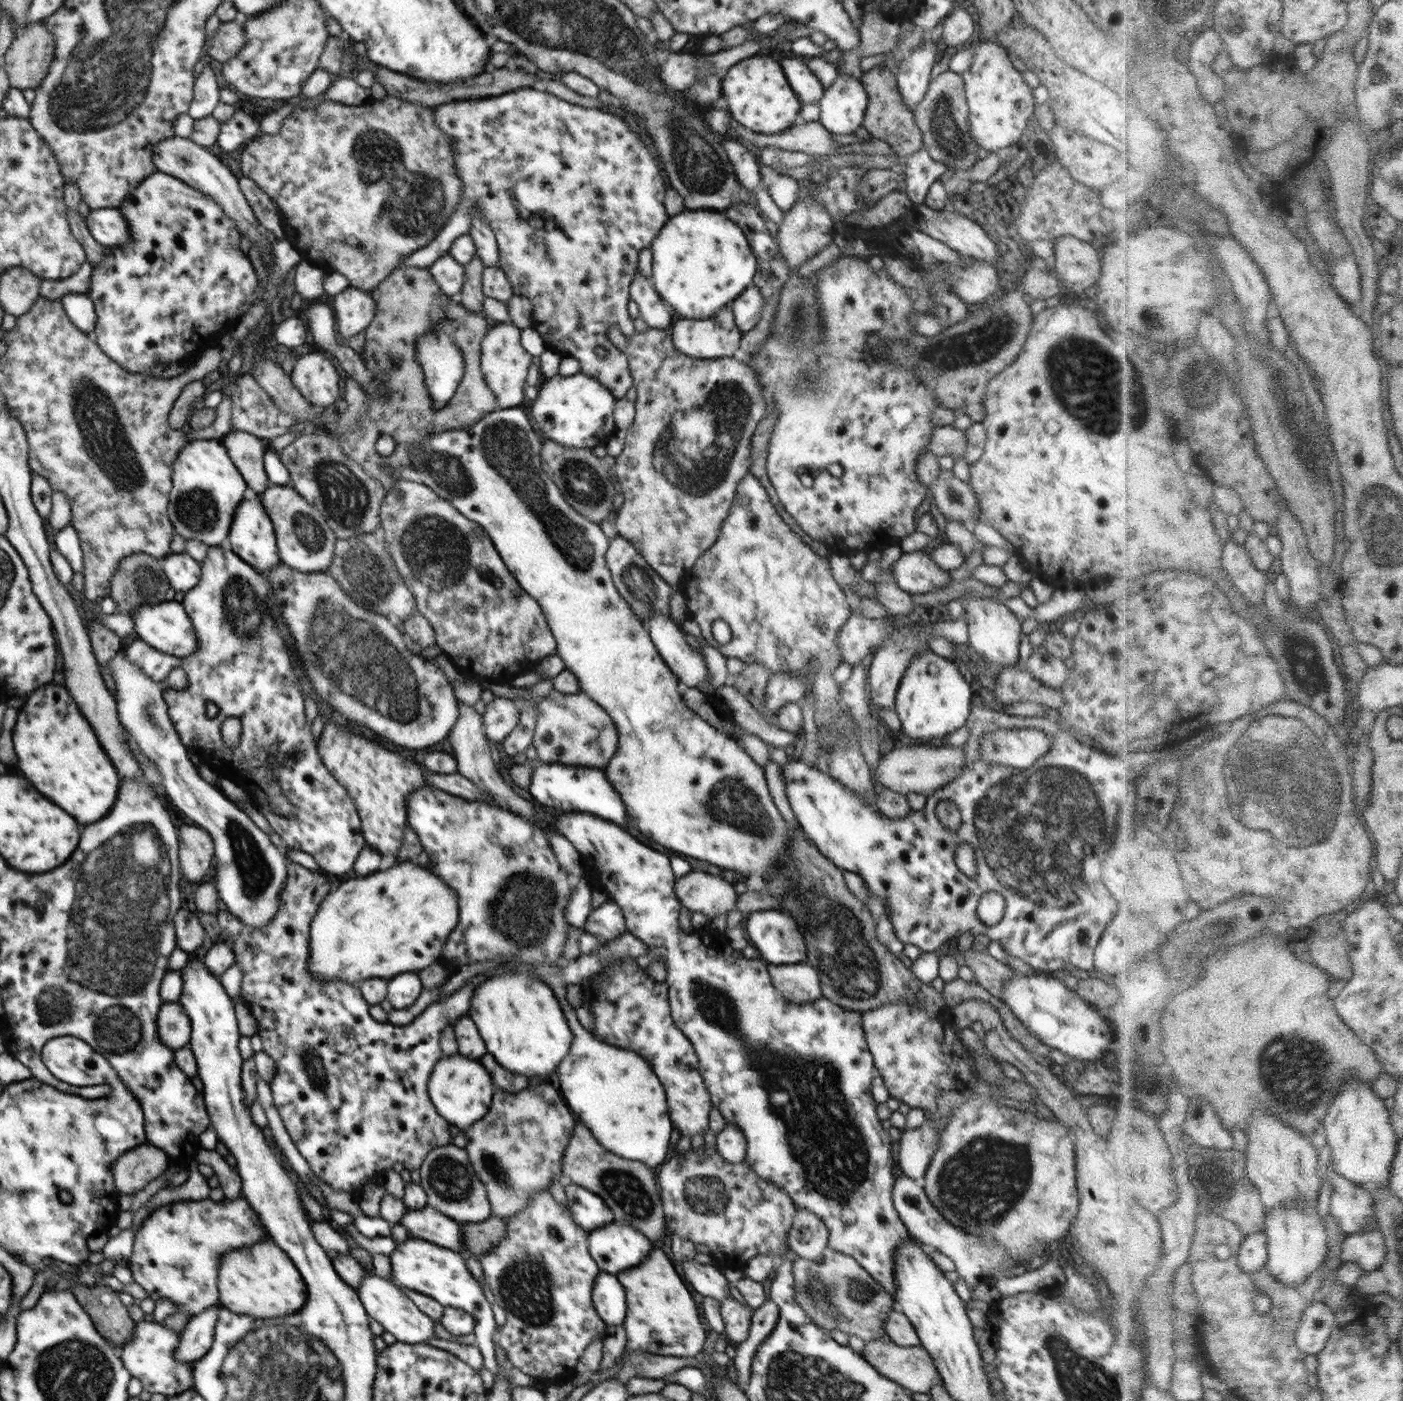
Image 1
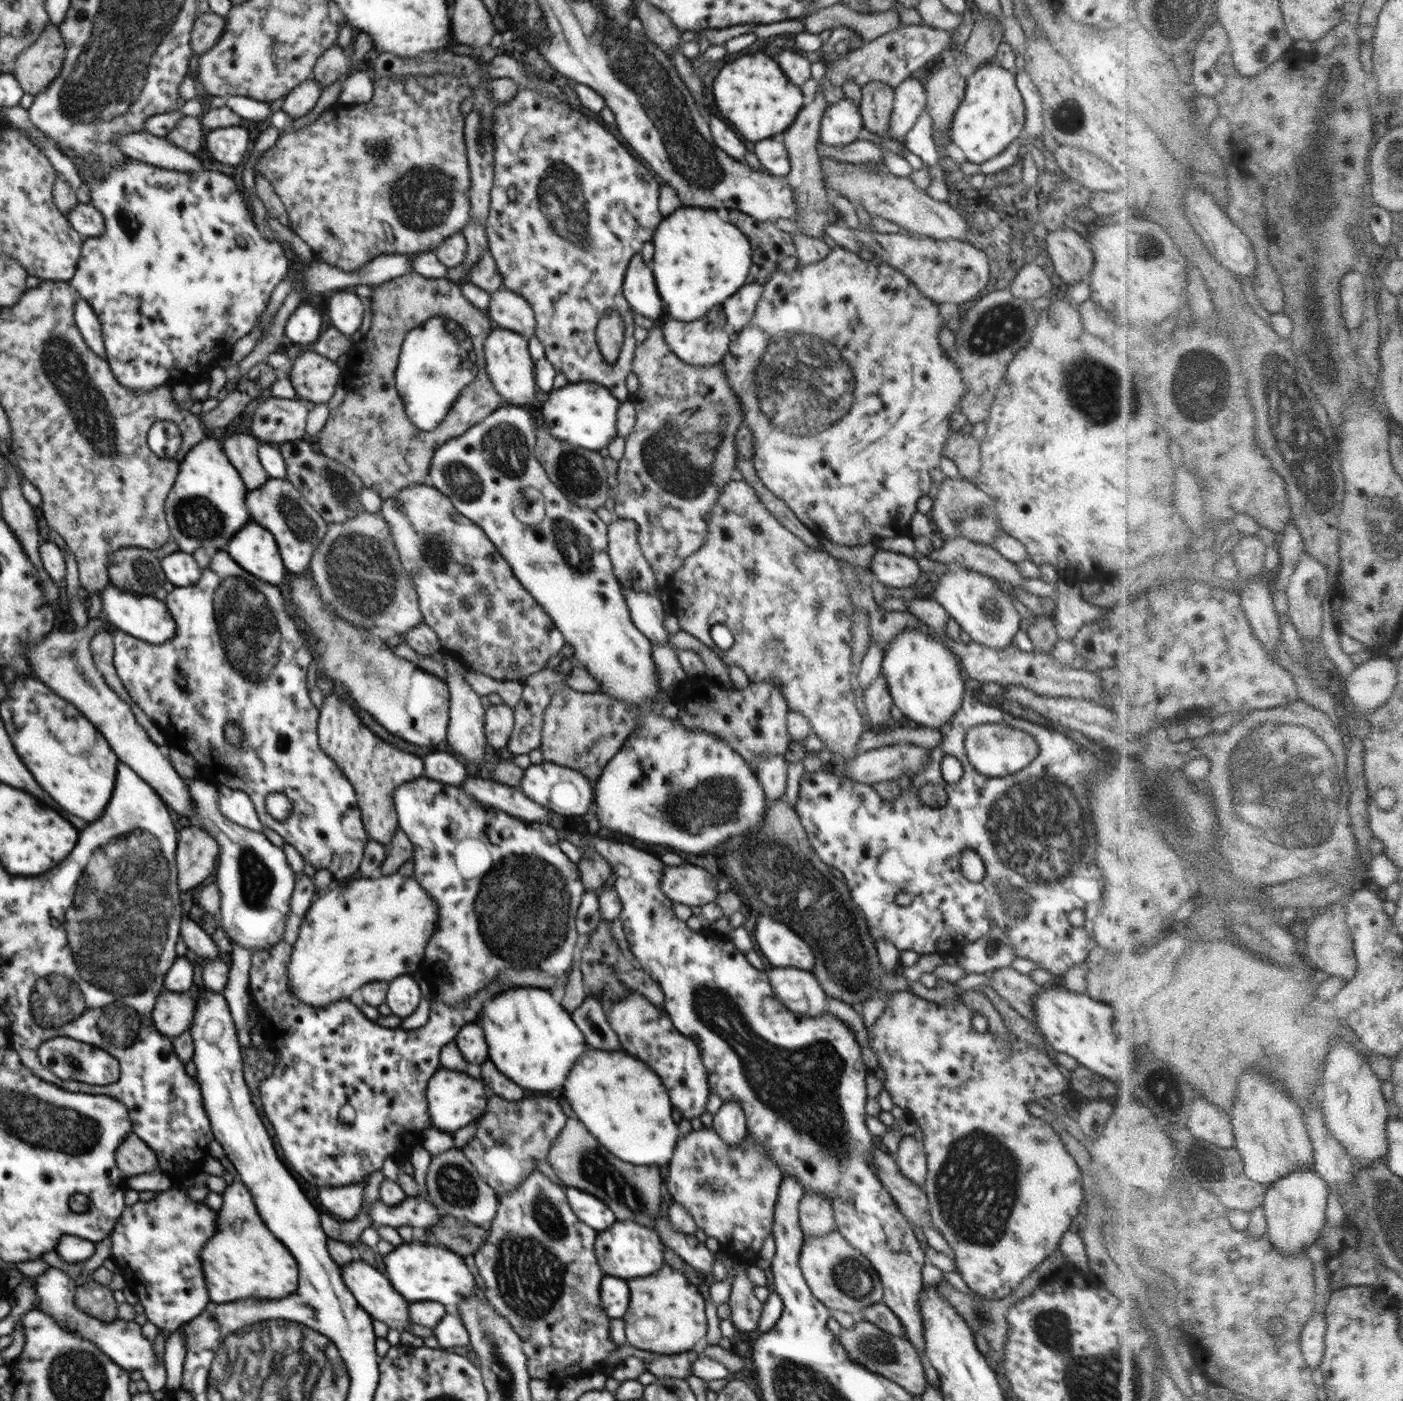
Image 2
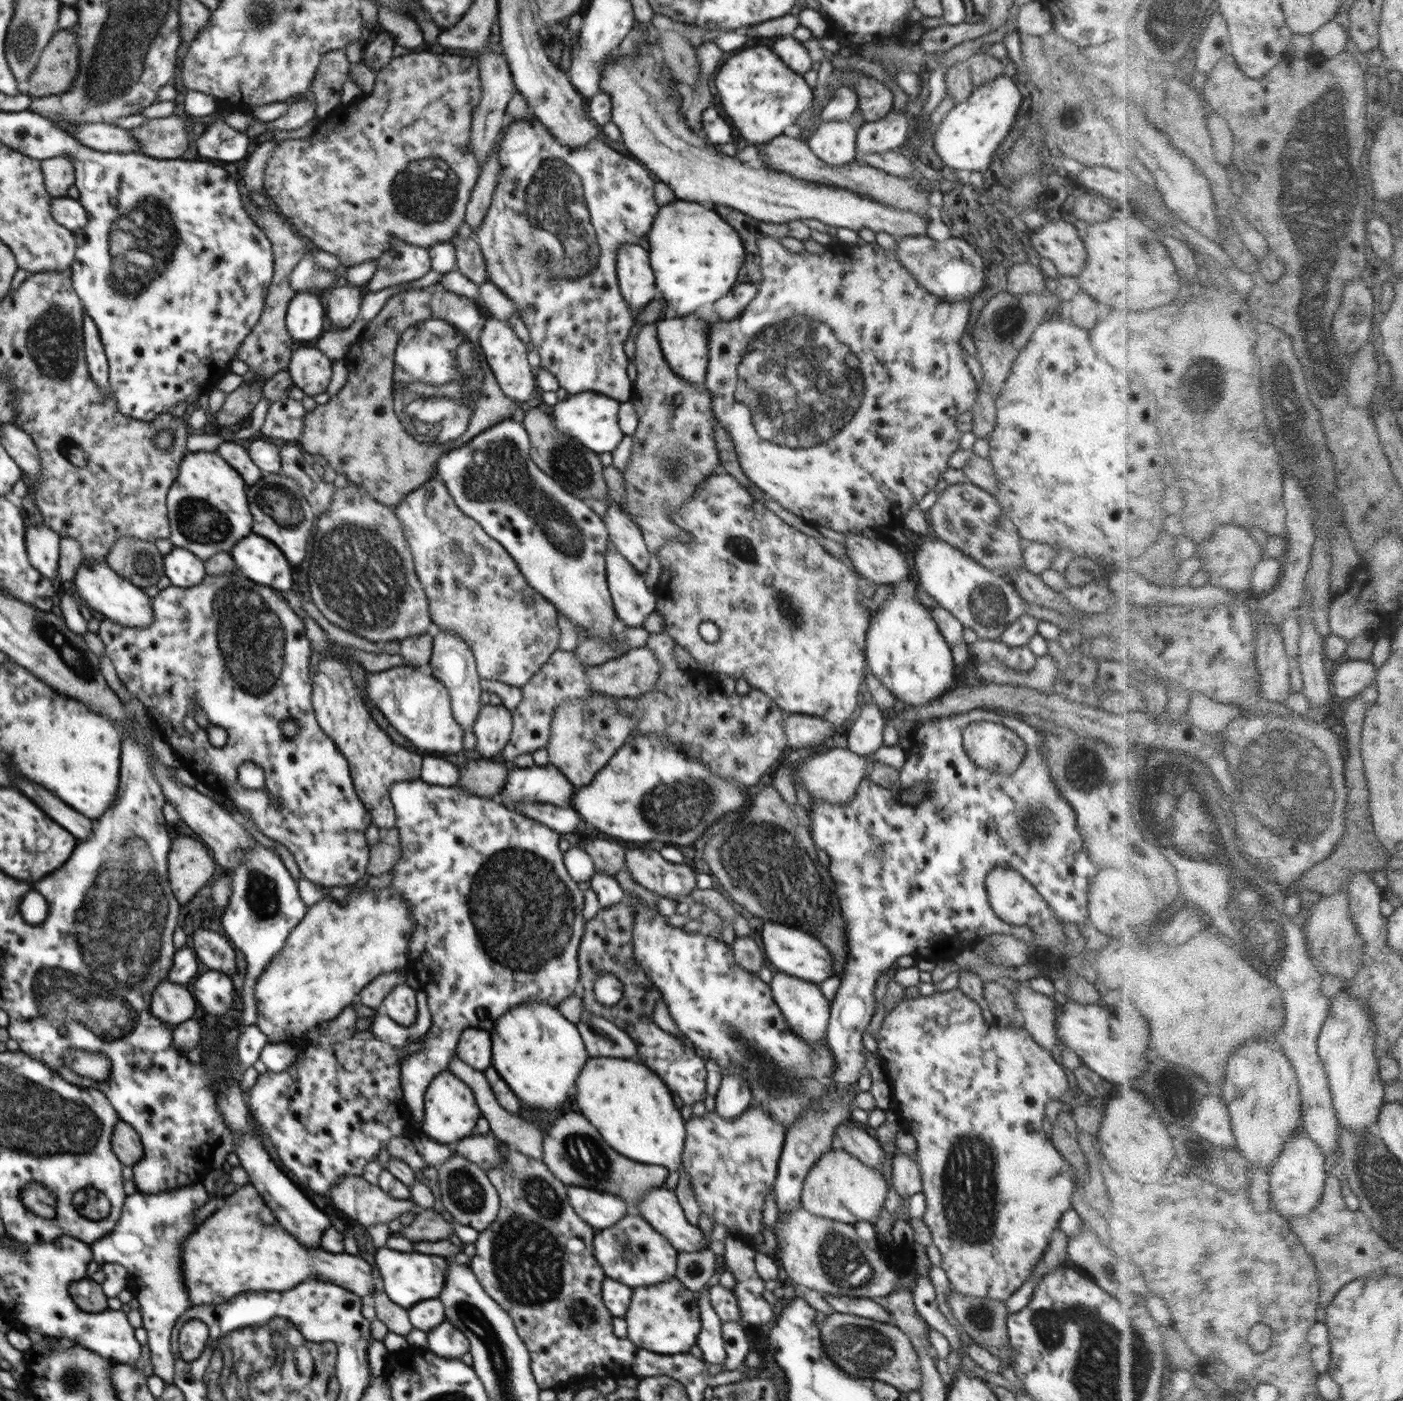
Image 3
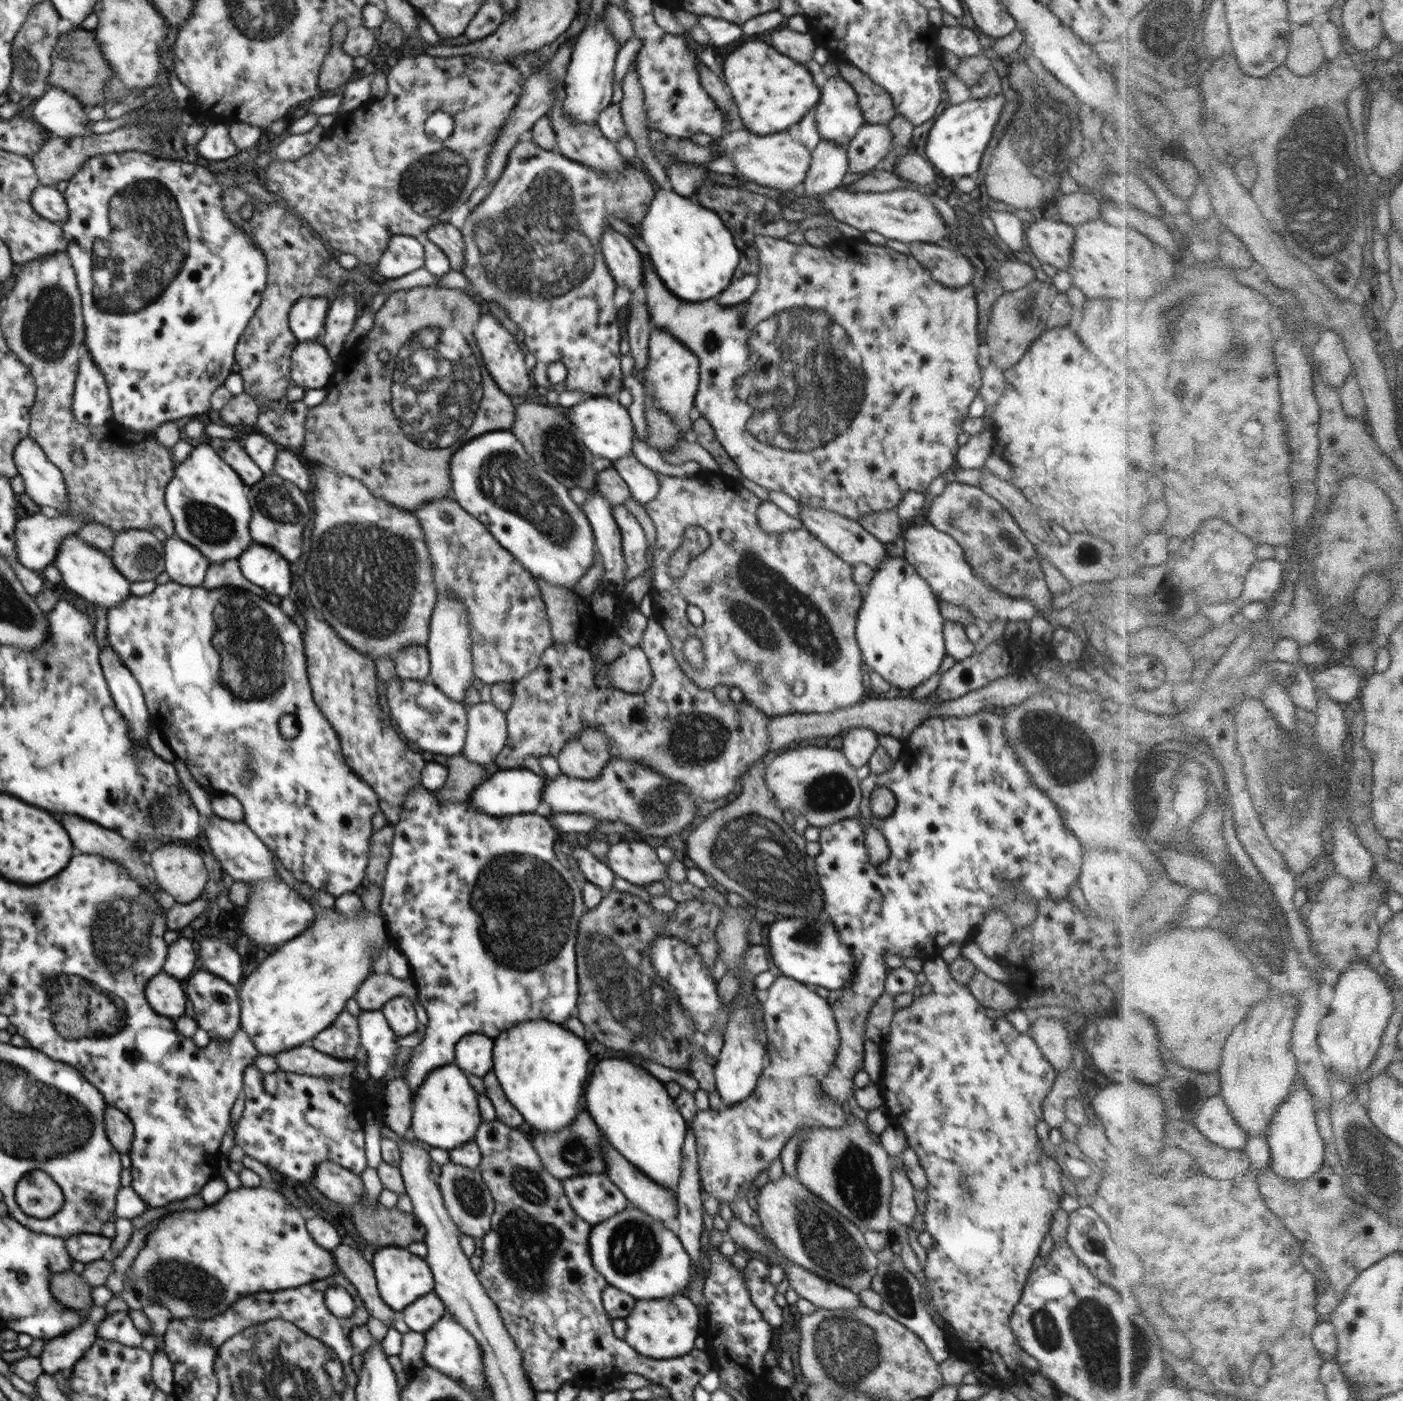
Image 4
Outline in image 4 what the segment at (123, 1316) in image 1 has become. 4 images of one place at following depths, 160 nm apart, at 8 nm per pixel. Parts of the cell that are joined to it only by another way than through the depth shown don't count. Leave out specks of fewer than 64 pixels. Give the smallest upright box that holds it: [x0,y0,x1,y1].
[50,1270,92,1309]

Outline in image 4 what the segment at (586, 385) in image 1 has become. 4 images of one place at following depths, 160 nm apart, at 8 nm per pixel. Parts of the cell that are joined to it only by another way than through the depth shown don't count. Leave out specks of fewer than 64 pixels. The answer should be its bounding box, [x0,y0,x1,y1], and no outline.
[569,396,634,462]

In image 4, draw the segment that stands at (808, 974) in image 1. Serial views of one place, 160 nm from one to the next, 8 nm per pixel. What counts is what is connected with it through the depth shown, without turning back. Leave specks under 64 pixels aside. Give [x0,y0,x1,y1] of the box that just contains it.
[690,976,847,1206]

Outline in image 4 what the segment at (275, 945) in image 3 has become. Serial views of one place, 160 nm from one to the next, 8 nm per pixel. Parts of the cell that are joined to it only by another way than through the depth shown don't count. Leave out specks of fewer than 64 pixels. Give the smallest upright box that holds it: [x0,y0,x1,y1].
[238,875,316,946]

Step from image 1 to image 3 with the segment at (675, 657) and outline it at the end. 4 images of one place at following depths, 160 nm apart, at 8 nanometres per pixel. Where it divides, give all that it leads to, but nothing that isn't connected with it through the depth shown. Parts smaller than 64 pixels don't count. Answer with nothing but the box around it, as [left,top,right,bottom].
[605,540,657,627]

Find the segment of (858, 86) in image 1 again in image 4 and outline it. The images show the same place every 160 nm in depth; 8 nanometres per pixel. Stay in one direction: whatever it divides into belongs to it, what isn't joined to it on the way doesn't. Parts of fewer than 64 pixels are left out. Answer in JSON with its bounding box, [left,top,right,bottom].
[799,139,847,198]

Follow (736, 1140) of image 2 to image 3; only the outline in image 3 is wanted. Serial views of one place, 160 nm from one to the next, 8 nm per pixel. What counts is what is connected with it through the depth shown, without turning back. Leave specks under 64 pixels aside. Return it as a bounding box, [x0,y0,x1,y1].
[715,1072,751,1120]

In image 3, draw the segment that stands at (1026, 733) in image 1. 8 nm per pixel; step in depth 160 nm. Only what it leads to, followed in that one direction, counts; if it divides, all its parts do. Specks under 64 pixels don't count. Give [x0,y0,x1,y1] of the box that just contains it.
[963,722,1027,774]

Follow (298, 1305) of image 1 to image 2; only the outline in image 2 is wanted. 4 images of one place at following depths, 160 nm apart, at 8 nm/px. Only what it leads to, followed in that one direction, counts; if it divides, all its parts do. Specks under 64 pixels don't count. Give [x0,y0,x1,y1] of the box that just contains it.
[201,1182,298,1304]

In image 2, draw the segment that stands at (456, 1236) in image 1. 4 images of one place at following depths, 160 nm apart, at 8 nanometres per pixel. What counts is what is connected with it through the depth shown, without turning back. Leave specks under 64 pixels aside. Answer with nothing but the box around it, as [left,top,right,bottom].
[361,1195,442,1232]

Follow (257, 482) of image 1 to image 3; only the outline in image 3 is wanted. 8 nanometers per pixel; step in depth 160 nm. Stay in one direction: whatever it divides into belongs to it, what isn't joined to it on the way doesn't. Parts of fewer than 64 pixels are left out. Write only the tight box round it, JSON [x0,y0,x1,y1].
[217,439,262,485]

